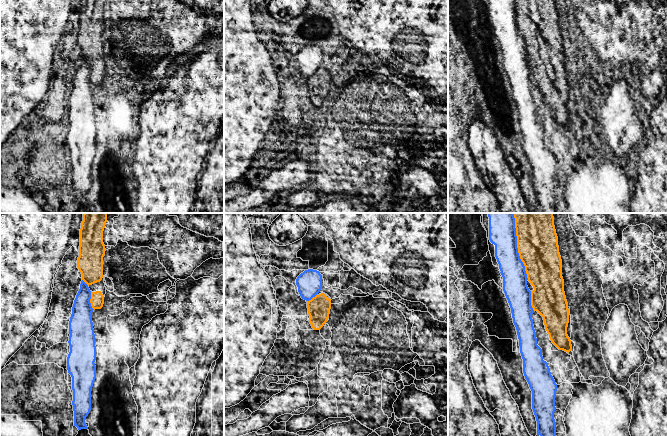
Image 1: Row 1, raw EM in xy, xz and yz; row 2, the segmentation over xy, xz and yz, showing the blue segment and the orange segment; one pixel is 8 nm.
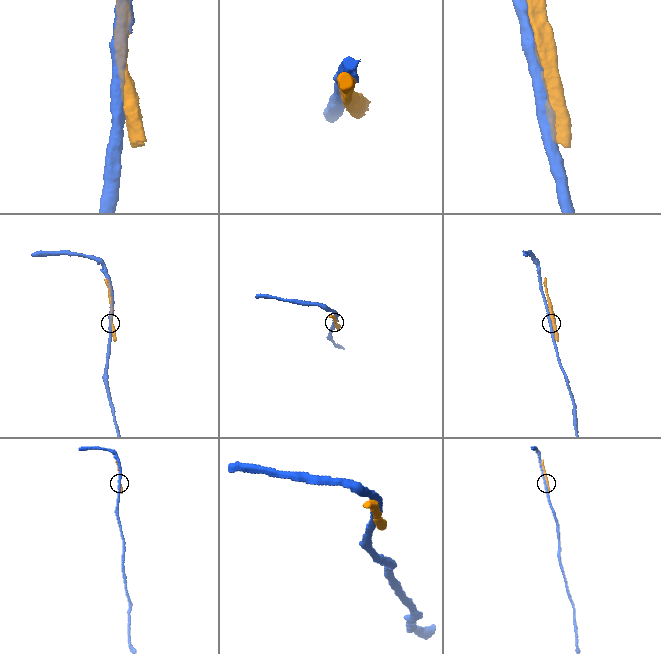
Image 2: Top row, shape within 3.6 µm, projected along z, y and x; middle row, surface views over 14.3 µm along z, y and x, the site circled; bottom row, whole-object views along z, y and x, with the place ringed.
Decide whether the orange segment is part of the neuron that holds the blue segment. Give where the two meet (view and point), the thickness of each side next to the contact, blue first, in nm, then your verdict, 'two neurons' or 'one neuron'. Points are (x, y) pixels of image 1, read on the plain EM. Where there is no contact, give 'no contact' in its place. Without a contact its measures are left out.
yz (517, 28) | 200/320 nm | two neurons

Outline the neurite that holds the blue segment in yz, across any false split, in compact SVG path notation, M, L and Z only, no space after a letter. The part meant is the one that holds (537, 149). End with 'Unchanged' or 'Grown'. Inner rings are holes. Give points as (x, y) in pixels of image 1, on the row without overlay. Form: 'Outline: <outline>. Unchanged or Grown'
Outline: M489 0L489 16L495 21L495 33L503 53L503 67L510 81L513 99L517 106L523 135L523 149L532 167L532 185L537 197L537 211L557 213L554 195L557 160L551 151L548 139L543 136L542 125L537 121L532 95L534 86L531 82L531 67L527 62L525 42L518 29L515 0Z. Unchanged

